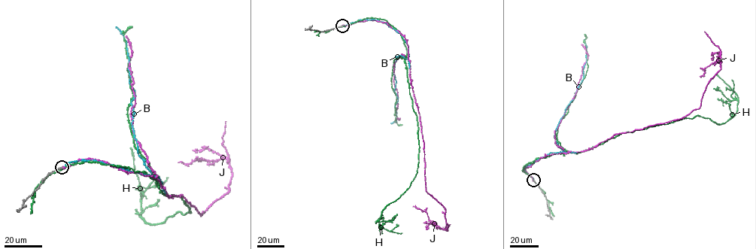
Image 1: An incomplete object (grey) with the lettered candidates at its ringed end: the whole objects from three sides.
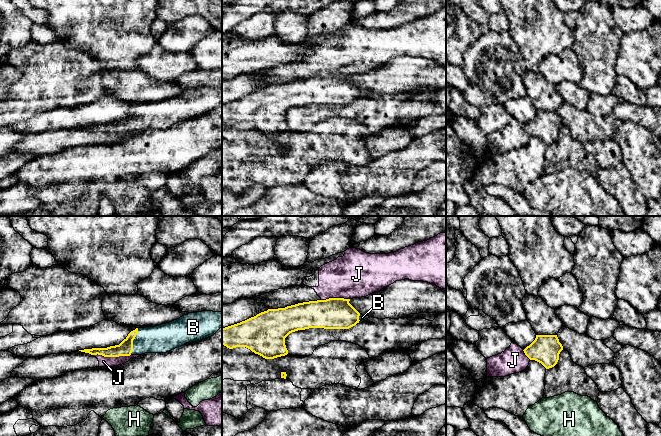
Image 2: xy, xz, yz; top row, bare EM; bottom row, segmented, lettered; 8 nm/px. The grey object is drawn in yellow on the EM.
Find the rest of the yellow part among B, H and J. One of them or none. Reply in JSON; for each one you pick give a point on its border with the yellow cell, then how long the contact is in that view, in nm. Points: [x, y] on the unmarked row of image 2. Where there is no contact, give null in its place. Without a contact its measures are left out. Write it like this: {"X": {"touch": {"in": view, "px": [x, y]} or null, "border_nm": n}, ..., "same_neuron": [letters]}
{"B": {"touch": {"in": "xy", "px": [132, 117]}, "border_nm": 220}, "same_neuron": ["B"]}

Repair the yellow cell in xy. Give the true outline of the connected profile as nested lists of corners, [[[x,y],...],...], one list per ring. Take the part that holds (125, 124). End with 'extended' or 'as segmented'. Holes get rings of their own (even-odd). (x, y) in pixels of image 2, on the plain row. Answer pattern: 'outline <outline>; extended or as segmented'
outline [[[222,87],[189,89],[159,102],[136,104],[119,121],[79,127],[104,133],[166,129],[186,119],[211,113],[221,103]]]; extended

